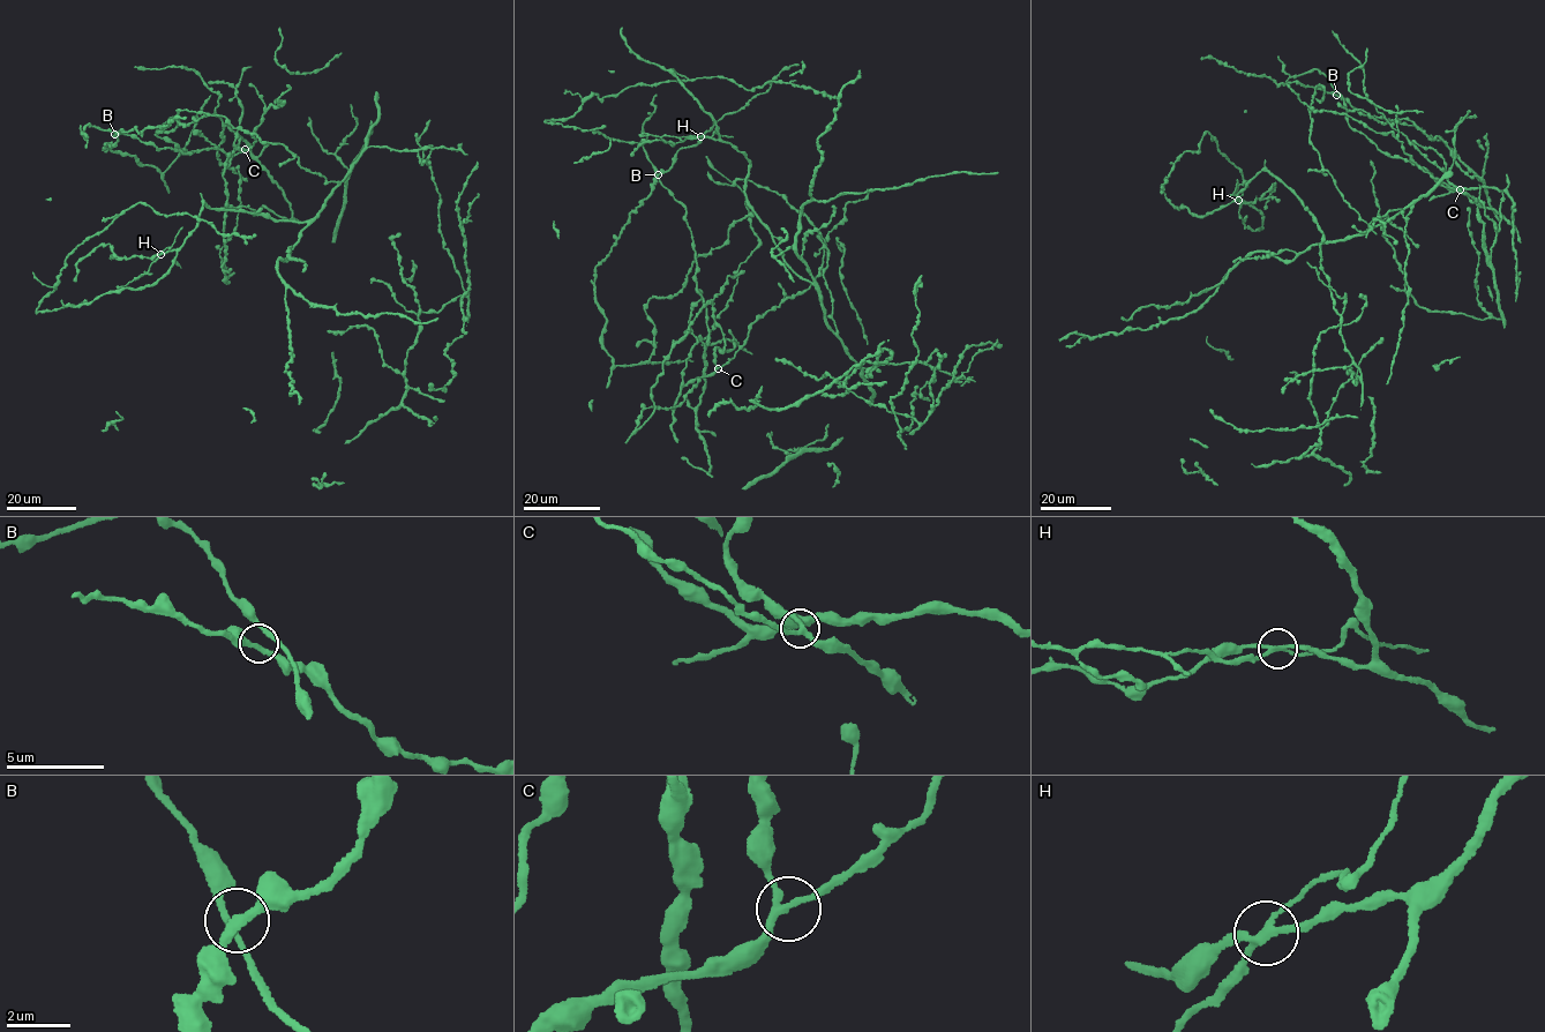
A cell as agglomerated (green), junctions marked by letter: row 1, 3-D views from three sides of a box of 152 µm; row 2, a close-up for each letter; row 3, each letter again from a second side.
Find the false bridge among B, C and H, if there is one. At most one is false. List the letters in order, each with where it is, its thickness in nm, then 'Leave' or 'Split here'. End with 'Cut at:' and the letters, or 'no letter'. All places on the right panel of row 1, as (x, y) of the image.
B: Place: (1336, 95). Thickness 220 nm. Leave
C: Place: (1460, 189). Thickness 220 nm. Leave
H: Place: (1238, 200). Thickness 200 nm. Split here
Cut at: H

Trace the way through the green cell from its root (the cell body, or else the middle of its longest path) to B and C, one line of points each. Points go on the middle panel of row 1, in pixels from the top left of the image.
B: (728, 236), (695, 259), (679, 293), (647, 301), (650, 359), (615, 366), (602, 342), (595, 268), (658, 174)
C: (728, 236), (650, 299), (638, 364), (604, 348), (594, 274), (658, 174), (685, 210), (705, 376), (718, 368)

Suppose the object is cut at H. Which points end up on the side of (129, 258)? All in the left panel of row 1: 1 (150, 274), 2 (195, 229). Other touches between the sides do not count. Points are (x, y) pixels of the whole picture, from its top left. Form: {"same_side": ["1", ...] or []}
{"same_side": ["2"]}

